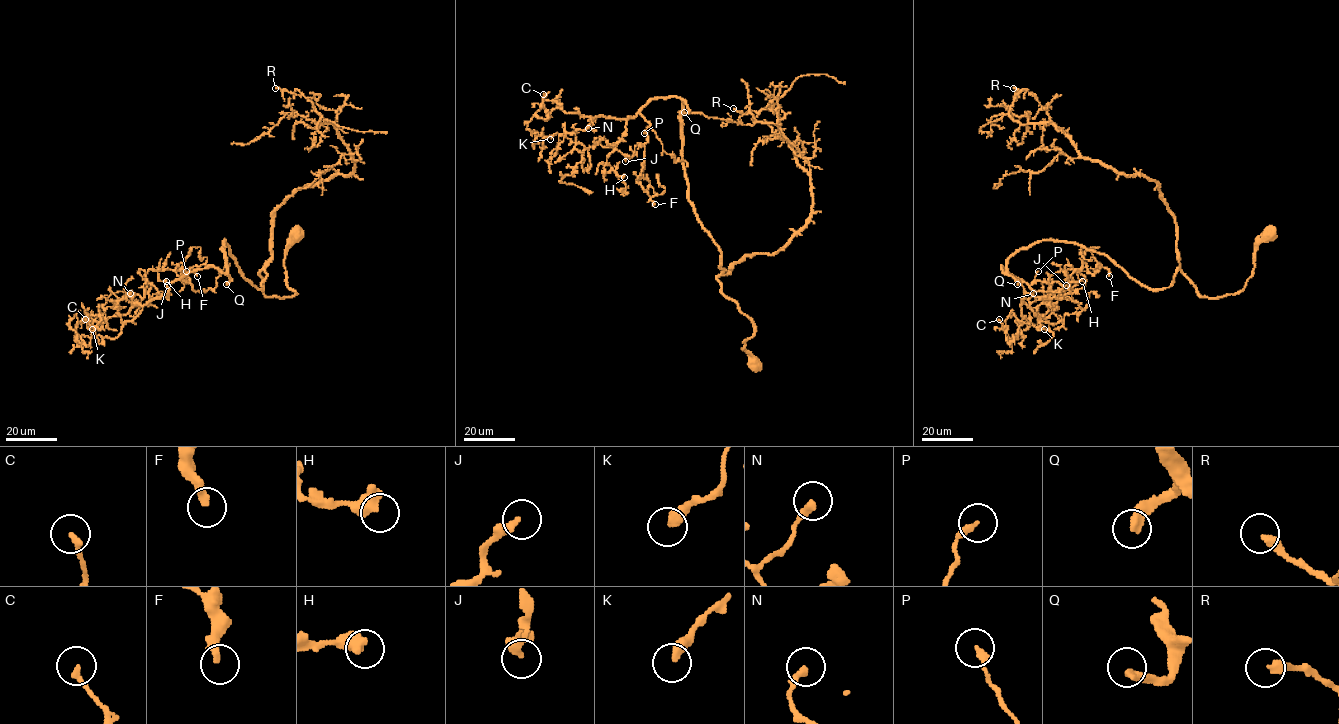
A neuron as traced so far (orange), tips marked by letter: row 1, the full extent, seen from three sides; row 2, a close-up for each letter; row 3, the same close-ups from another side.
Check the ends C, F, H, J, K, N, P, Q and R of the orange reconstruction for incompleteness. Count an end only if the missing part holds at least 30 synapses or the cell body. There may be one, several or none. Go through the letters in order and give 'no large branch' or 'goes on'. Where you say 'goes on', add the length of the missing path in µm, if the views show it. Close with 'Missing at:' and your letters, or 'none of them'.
C: no large branch
F: no large branch
H: no large branch
J: no large branch
K: no large branch
N: no large branch
P: no large branch
Q: goes on; missing 70 µm
R: no large branch
Missing at: Q

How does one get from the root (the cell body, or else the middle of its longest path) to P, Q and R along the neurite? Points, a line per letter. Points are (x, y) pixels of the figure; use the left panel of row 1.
P: (295, 235), (291, 296), (266, 296), (224, 240), (225, 272), (186, 271)
Q: (295, 235), (284, 267), (297, 293), (266, 296), (259, 274), (265, 272), (259, 290), (224, 240), (226, 284)
R: (295, 235), (284, 267), (297, 293), (266, 296), (271, 215), (354, 162), (311, 101), (275, 88)

